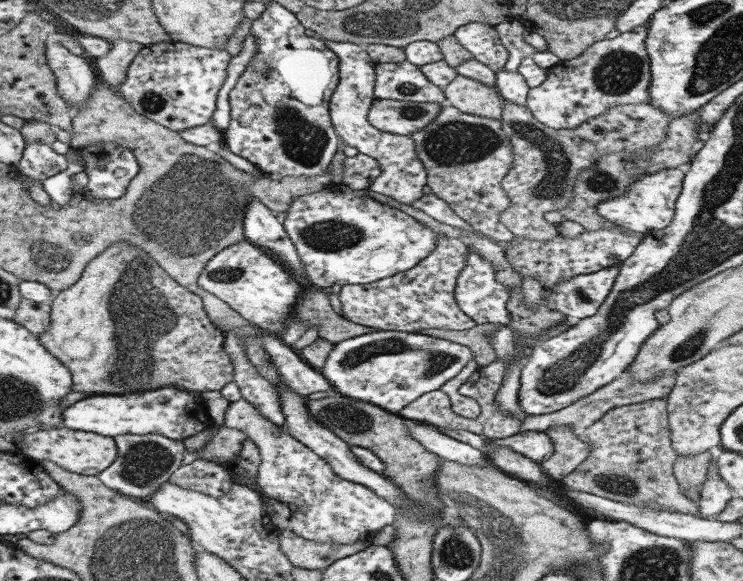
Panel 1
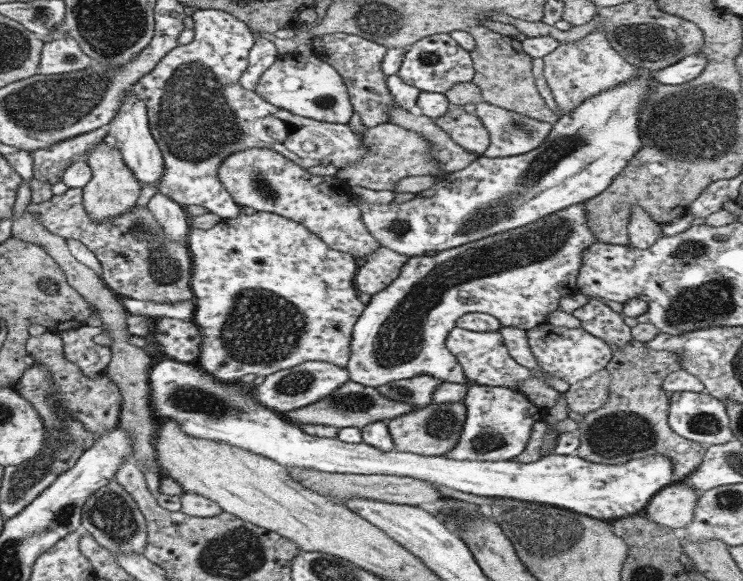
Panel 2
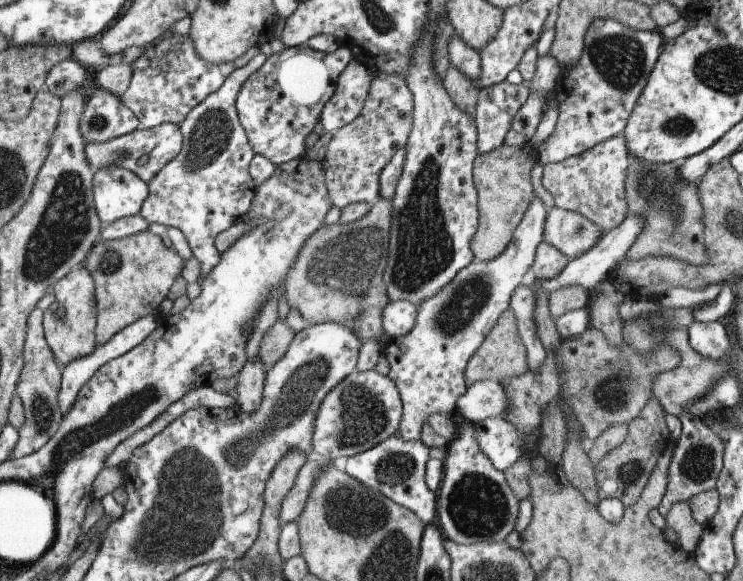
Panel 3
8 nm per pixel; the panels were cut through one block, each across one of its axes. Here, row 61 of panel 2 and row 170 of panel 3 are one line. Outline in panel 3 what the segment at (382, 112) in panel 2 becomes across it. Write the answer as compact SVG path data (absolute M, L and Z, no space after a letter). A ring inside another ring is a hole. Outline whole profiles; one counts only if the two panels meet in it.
M373 72L371 73L373 76L372 84L369 84L369 95L366 98L366 104L364 104L364 108L362 108L362 112L358 114L358 118L354 120L354 122L350 122L346 126L339 128L332 136L332 140L328 144L328 148L326 148L326 153L323 158L324 160L324 168L326 168L326 172L324 172L324 181L326 182L326 186L328 186L328 196L330 196L330 200L332 202L332 207L343 209L348 204L354 204L354 202L371 202L376 203L378 198L378 190L379 190L379 178L382 170L386 164L392 160L394 154L400 150L400 148L404 148L410 138L410 133L414 124L414 98L410 89L407 85L407 80L400 74L400 72L392 72L390 76L386 76L386 72Z

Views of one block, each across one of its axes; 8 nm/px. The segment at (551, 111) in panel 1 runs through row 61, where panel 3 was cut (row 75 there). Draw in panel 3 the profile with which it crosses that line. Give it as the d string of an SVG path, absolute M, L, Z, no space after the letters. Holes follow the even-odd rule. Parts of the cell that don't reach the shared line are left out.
M612 18L594 20L584 36L578 64L572 68L559 68L560 76L553 89L559 103L558 120L552 134L535 151L537 161L544 165L556 164L590 150L599 142L622 135L663 44L659 28L634 30Z

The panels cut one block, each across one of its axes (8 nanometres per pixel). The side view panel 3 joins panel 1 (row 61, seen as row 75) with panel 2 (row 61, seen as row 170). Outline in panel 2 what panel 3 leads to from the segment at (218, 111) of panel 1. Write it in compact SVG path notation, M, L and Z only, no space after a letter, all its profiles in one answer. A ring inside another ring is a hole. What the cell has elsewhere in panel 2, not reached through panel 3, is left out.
M196 9L194 13L192 14L192 20L194 21L194 40L190 42L190 44L186 44L185 47L178 47L174 50L170 50L168 54L165 54L165 57L162 57L162 60L157 64L156 68L153 71L147 72L142 78L138 79L136 84L132 86L132 90L135 92L135 95L145 104L145 107L147 108L147 115L148 115L148 120L149 120L149 127L150 132L152 133L152 136L154 137L154 140L156 141L156 144L159 145L161 148L161 153L162 153L162 158L163 158L163 175L161 176L161 179L157 182L157 190L160 191L162 194L165 194L168 196L168 198L171 198L172 200L175 200L178 202L178 204L181 204L184 206L184 208L188 205L200 205L203 206L204 208L207 208L212 215L219 216L220 220L221 219L226 219L226 218L234 218L239 215L240 212L242 212L242 207L234 202L234 199L230 196L230 193L222 186L221 180L219 180L218 175L217 175L217 170L219 169L219 164L226 158L226 156L231 155L233 152L236 151L243 151L244 149L249 149L249 148L269 148L270 150L279 152L282 154L282 156L285 156L288 160L294 161L298 166L301 166L302 168L309 169L310 167L316 167L316 166L328 166L331 164L334 166L334 168L337 168L339 171L340 169L344 169L348 166L352 166L355 162L358 162L359 160L362 160L362 157L366 154L367 151L367 146L365 145L365 142L363 141L364 139L364 133L363 132L363 138L359 137L358 134L356 134L356 131L353 132L352 128L346 124L338 124L338 123L327 123L324 121L319 121L319 120L314 120L308 117L303 117L303 116L298 116L295 115L293 112L288 112L286 110L282 110L281 108L278 108L274 106L273 104L270 104L269 102L266 102L263 98L260 98L254 91L248 90L246 87L243 87L243 84L240 82L240 77L242 76L242 73L248 68L249 65L249 52L254 47L254 36L252 35L253 31L249 29L249 26L245 23L242 22L241 20L238 20L235 16L232 16L228 14L227 12L224 12L222 10L216 10L216 9ZM288 136L292 136L292 150L286 149L286 146L284 145L284 140L288 138Z

